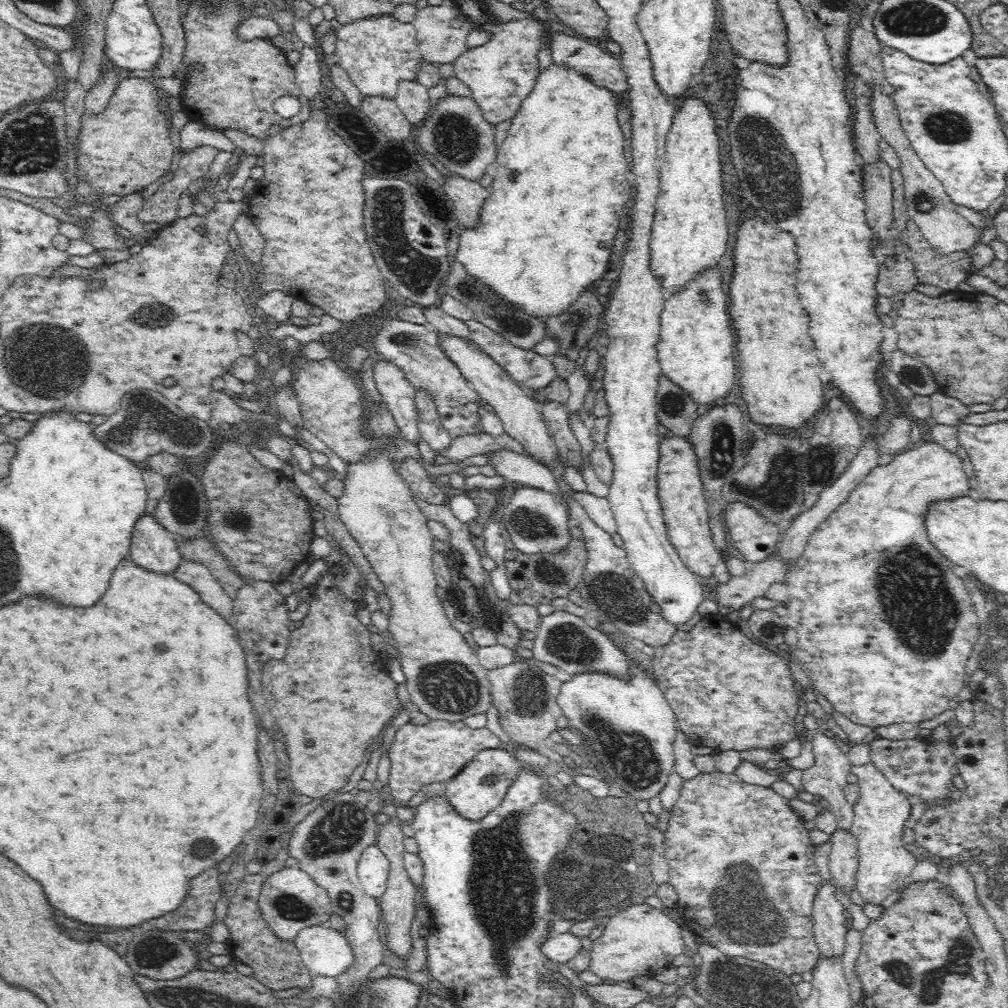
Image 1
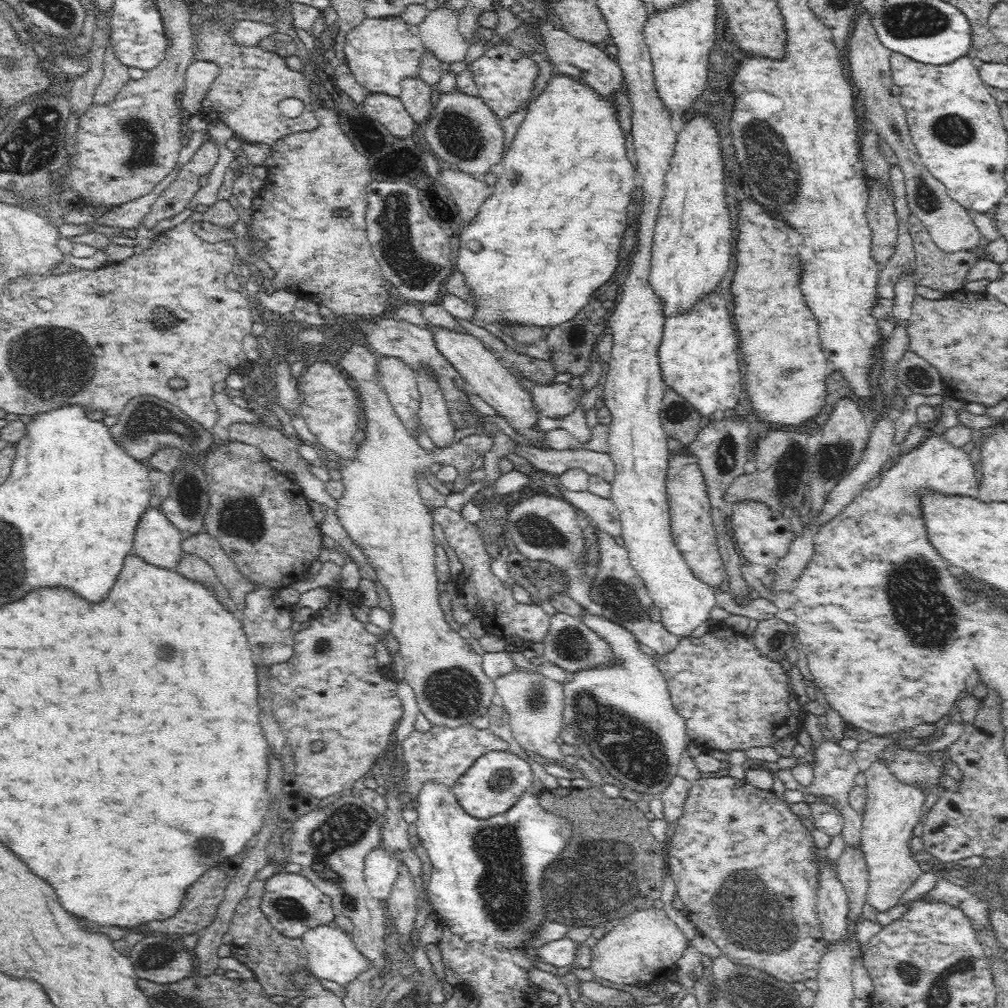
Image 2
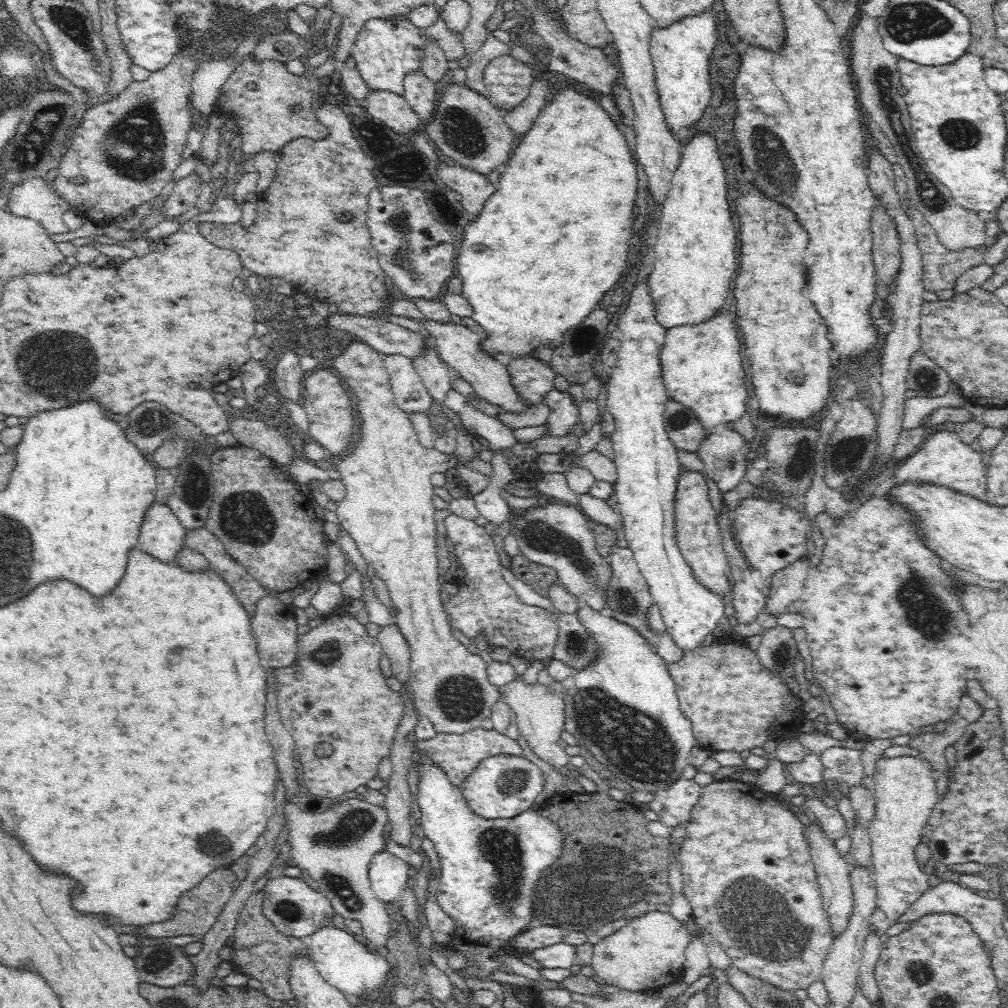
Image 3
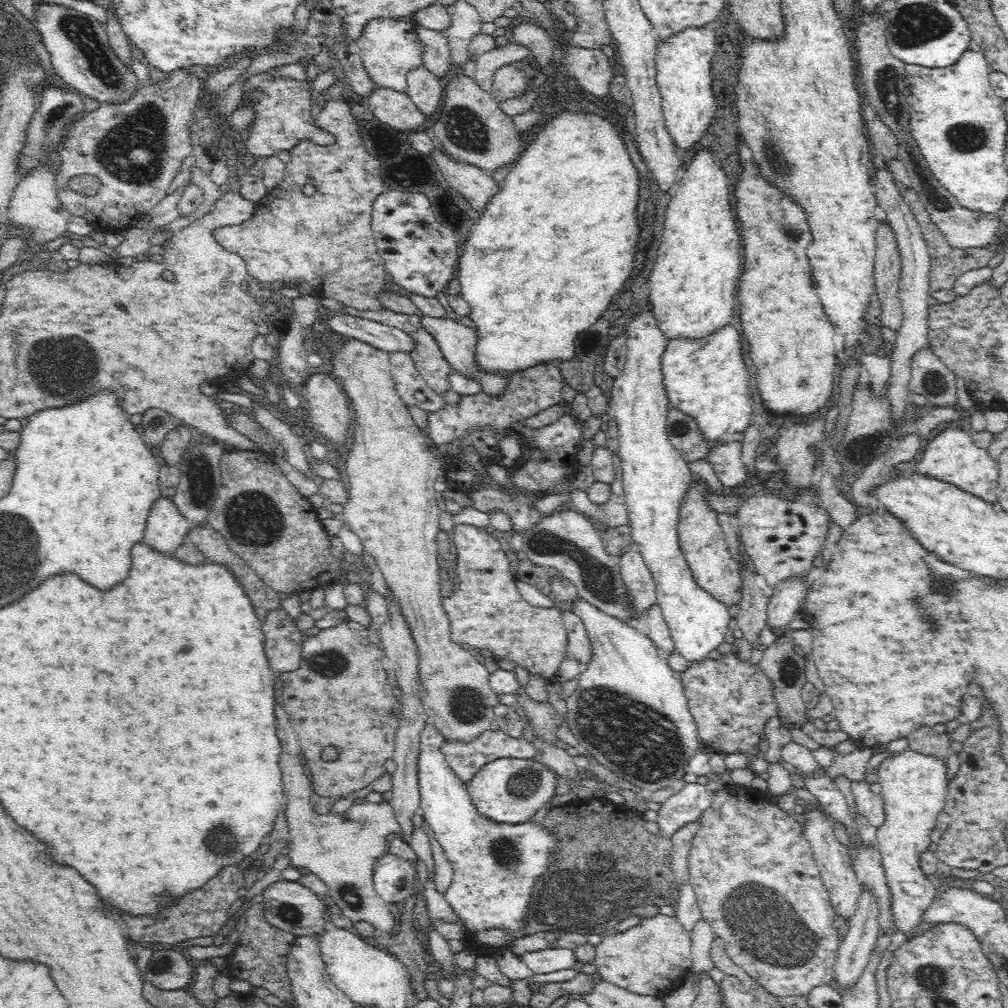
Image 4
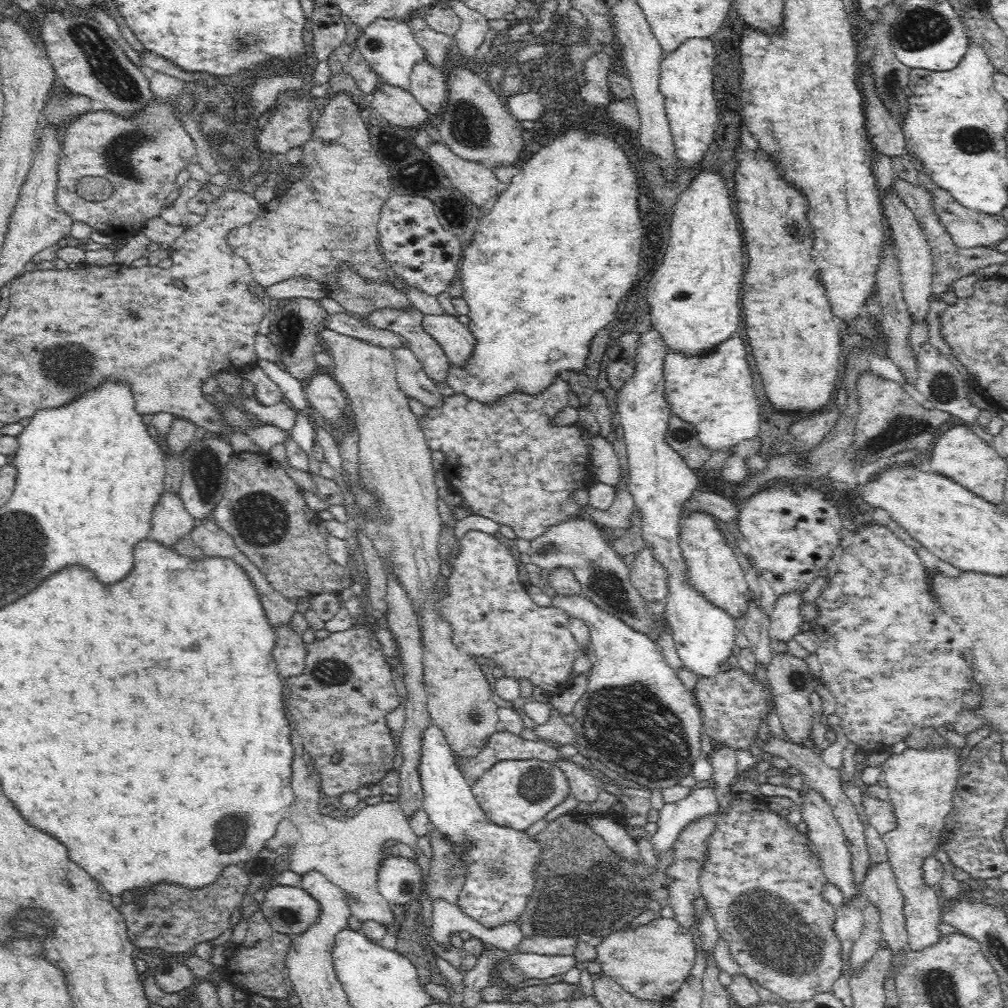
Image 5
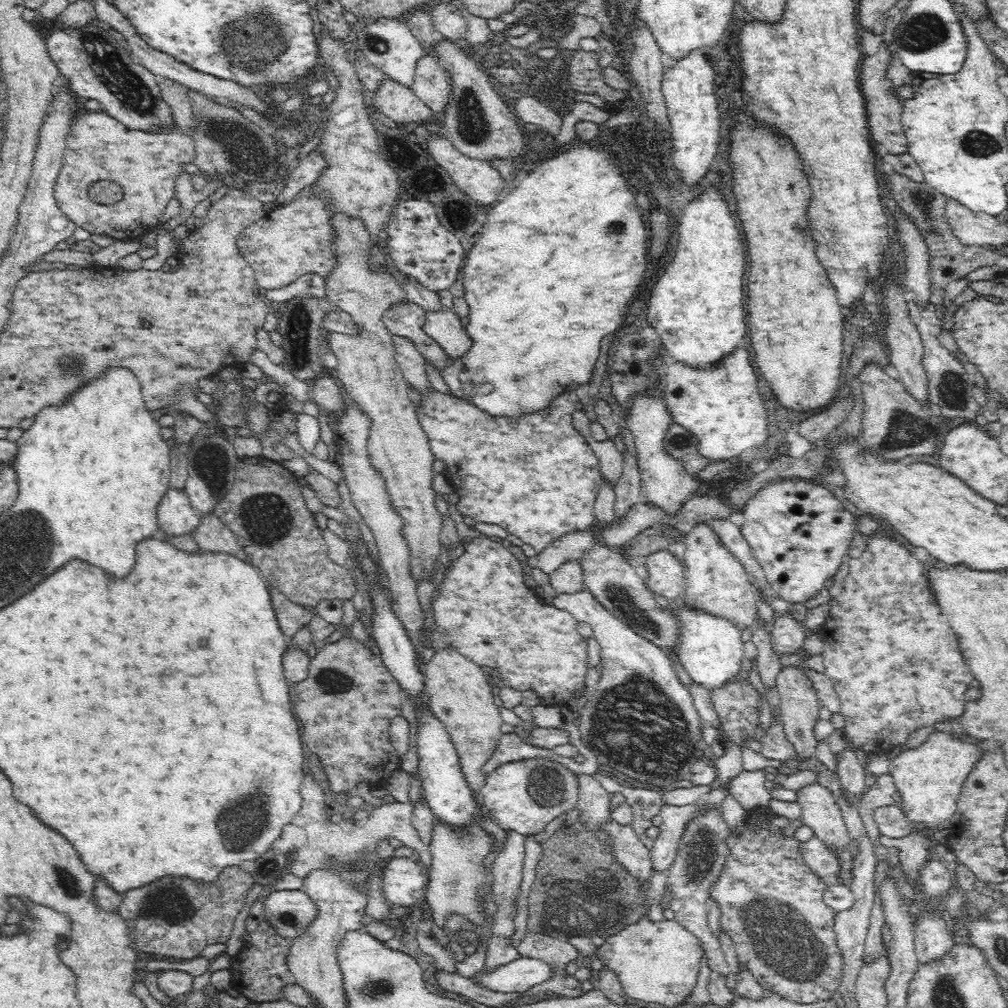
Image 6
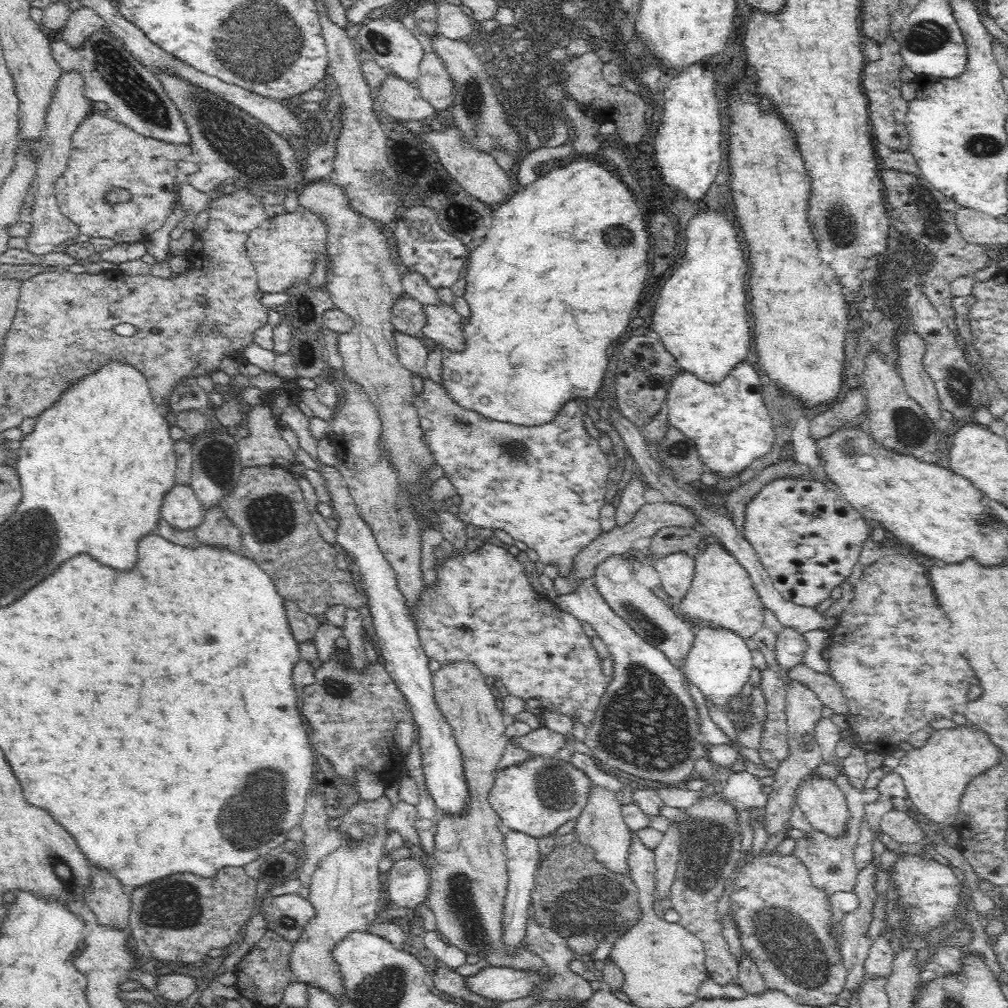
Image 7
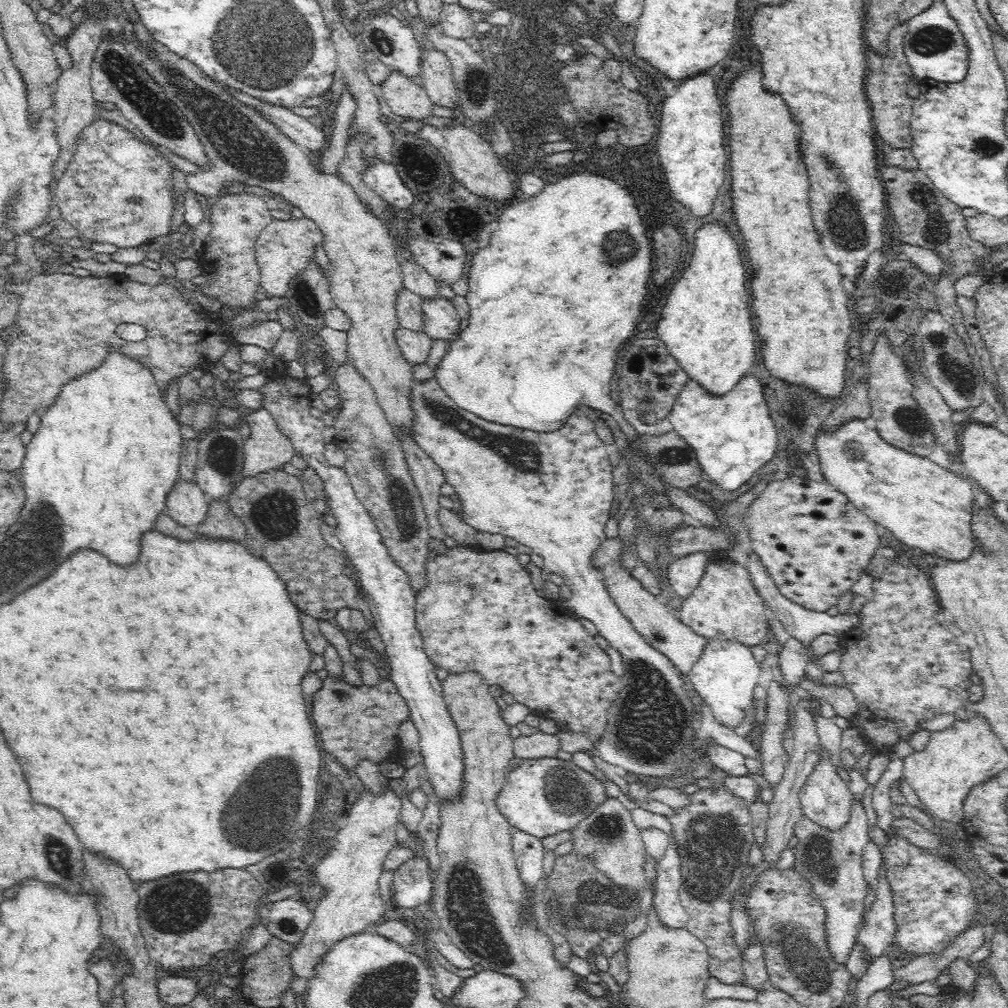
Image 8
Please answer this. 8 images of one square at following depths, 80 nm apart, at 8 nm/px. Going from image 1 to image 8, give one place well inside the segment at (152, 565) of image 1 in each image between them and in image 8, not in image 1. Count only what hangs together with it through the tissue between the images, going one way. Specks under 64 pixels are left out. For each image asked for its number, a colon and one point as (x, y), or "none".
2: (157, 542)
3: (161, 536)
4: (166, 529)
5: (170, 523)
6: (174, 516)
7: (180, 510)
8: (186, 505)

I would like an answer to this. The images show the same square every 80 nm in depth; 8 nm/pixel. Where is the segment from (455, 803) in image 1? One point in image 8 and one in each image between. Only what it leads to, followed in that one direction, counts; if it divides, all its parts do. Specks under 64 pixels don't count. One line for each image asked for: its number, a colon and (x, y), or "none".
2: (489, 785)
3: (500, 786)
4: (512, 790)
5: (513, 793)
6: (523, 796)
7: (536, 796)
8: (541, 796)

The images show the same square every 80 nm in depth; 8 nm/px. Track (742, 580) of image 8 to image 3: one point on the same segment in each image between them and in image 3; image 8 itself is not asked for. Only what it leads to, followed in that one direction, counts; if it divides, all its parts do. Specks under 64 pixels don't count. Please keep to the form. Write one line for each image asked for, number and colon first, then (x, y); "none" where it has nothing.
3: (695, 525)
4: (701, 540)
5: (712, 567)
6: (716, 581)
7: (721, 593)

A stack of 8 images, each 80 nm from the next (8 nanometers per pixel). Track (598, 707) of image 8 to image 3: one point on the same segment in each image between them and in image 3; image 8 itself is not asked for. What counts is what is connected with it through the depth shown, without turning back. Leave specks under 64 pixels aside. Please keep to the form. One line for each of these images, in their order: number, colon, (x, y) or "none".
3: (485, 604)
4: (486, 610)
5: (491, 615)
6: (484, 609)
7: (483, 610)

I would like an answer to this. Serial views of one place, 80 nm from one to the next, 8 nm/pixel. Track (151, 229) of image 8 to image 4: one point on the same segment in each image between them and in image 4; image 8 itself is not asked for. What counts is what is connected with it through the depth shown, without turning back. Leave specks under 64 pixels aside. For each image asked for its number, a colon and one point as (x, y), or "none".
4: (135, 148)
5: (141, 155)
6: (145, 164)
7: (104, 152)

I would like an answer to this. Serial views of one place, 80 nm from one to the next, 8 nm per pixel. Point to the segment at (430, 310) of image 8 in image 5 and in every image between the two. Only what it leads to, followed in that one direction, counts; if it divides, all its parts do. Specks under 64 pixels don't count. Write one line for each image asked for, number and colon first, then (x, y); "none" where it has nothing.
5: (458, 342)
6: (444, 326)
7: (443, 326)

